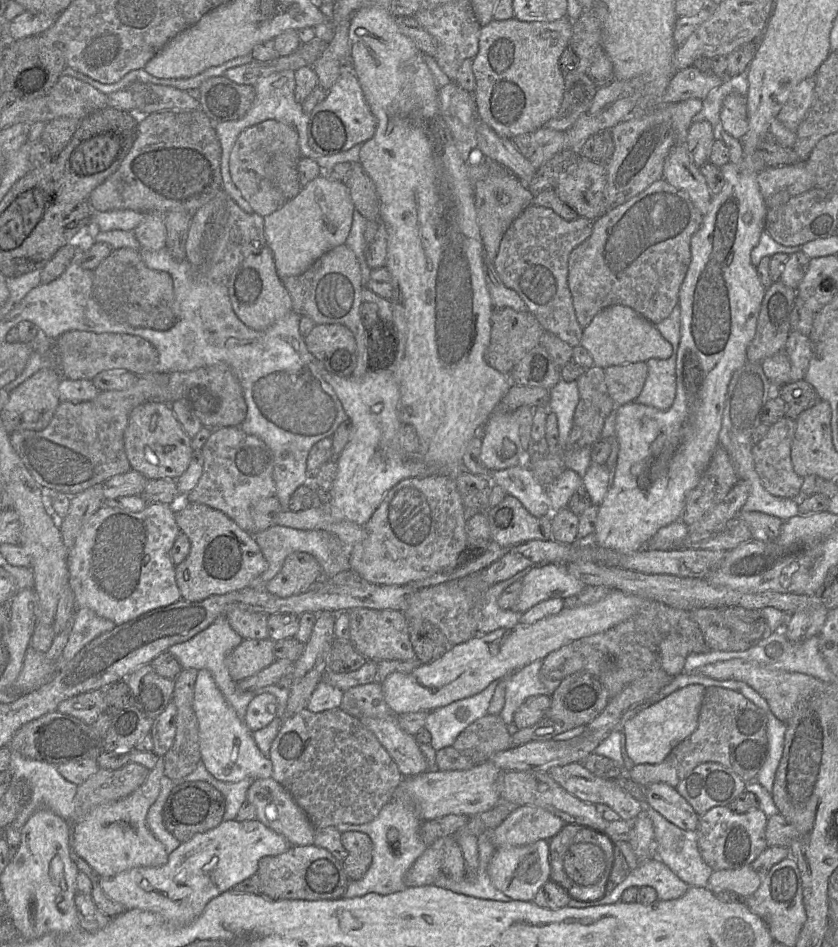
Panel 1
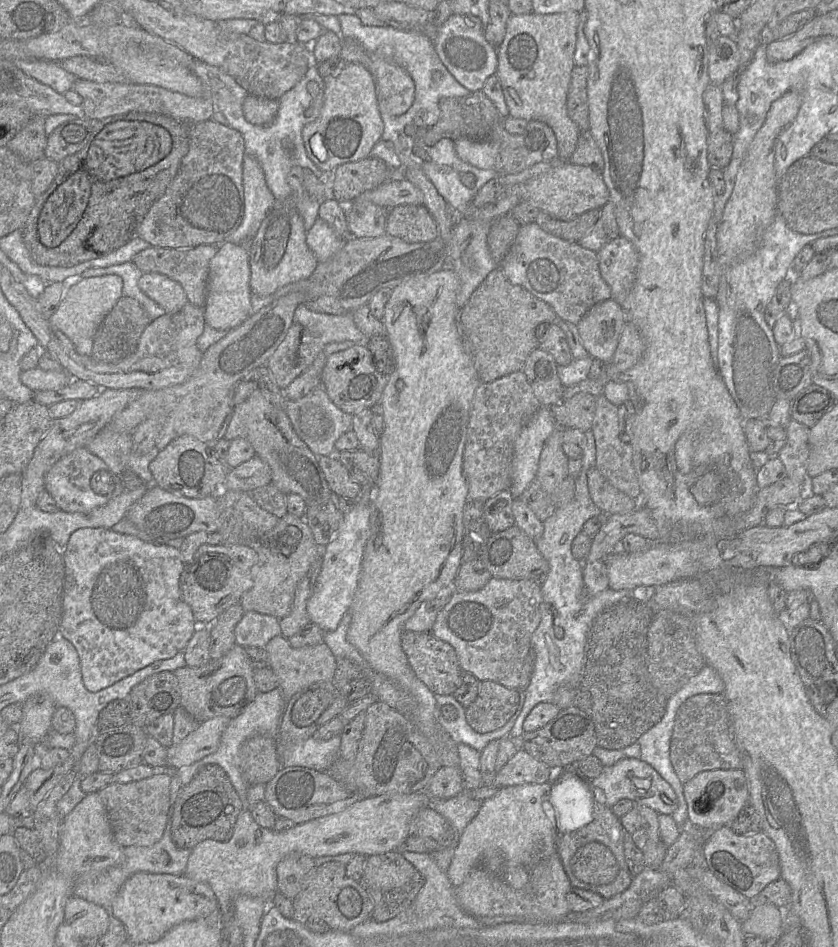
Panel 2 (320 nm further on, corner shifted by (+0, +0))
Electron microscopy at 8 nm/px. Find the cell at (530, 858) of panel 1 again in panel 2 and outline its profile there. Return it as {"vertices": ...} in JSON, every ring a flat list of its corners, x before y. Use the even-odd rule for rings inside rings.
{"vertices":[[520,784,503,787,493,797,482,802,479,812,459,837,447,875,454,888,462,885,466,876,476,866,499,871,503,880,514,889,522,889,528,882,527,866,540,853,555,851,557,817,549,801,550,784]]}

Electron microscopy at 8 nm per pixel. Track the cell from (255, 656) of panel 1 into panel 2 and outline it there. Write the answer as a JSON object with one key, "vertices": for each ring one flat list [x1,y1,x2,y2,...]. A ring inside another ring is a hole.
{"vertices":[[237,644,221,658,210,660,202,666,181,667,173,672,179,684,181,706,198,723,217,716,233,719,258,693,254,682,254,670,246,648]]}

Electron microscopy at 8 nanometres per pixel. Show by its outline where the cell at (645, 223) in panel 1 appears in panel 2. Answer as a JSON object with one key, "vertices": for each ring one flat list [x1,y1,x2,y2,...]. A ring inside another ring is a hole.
{"vertices":[[621,235,596,253,600,274,611,290,611,299,622,306,634,285,638,253,634,245]]}

